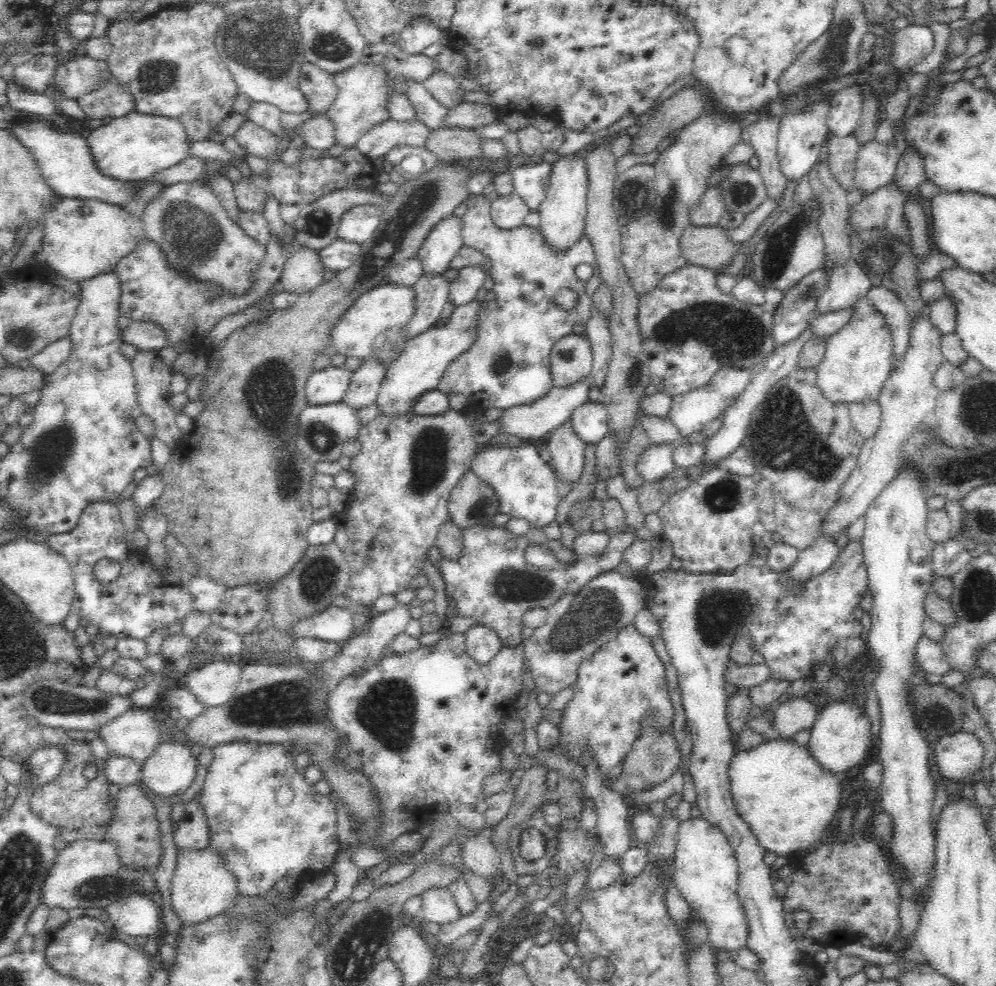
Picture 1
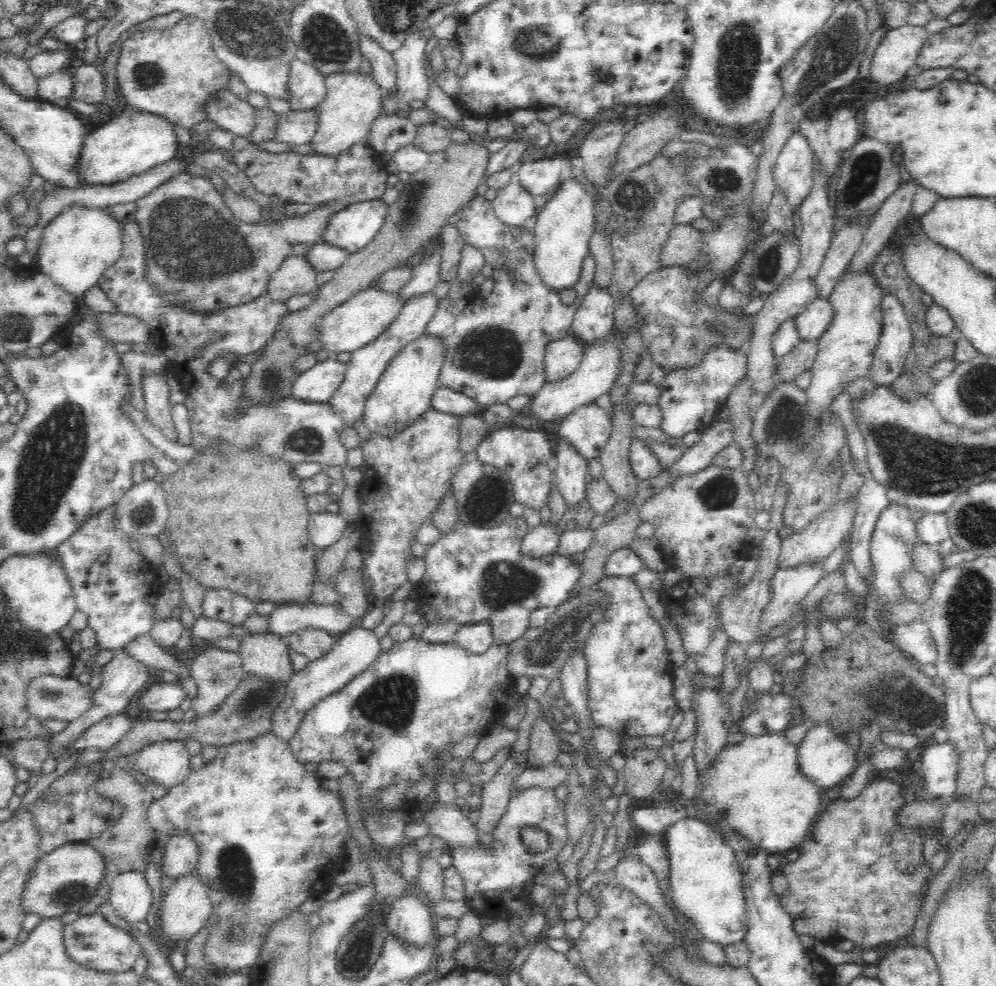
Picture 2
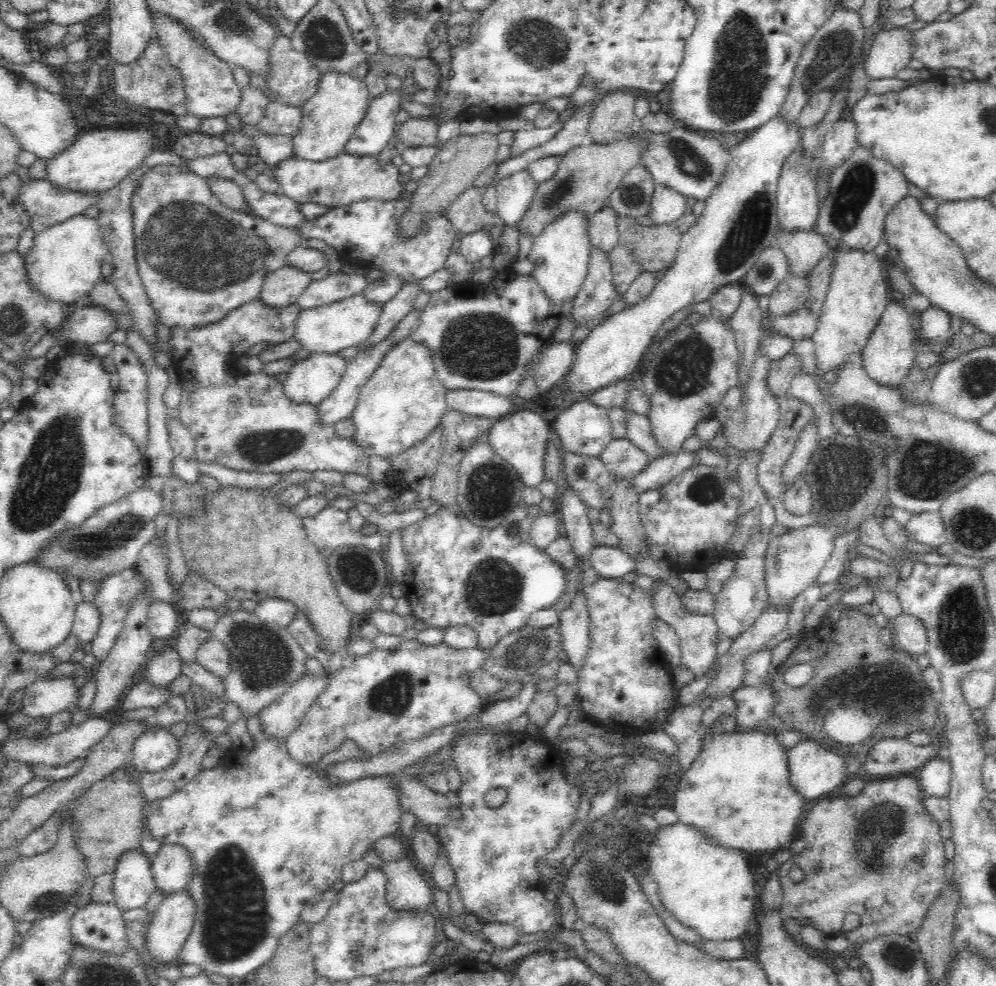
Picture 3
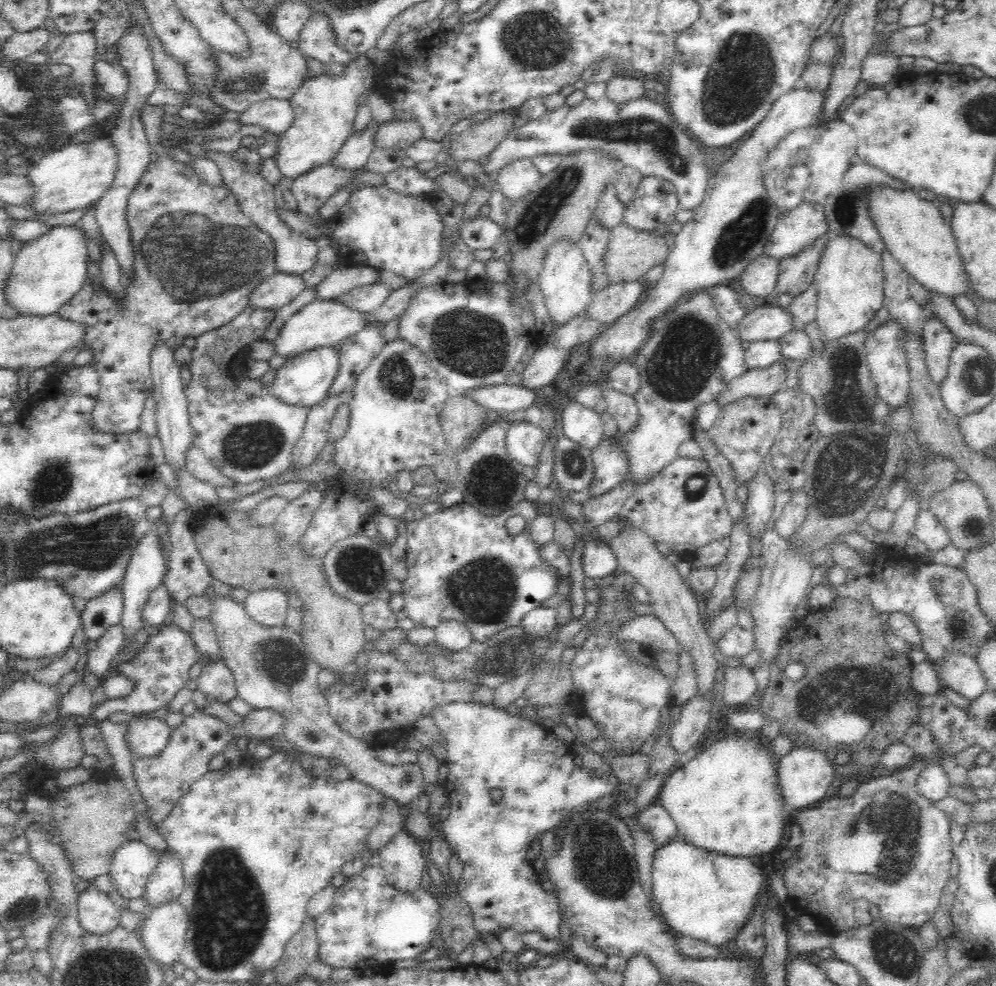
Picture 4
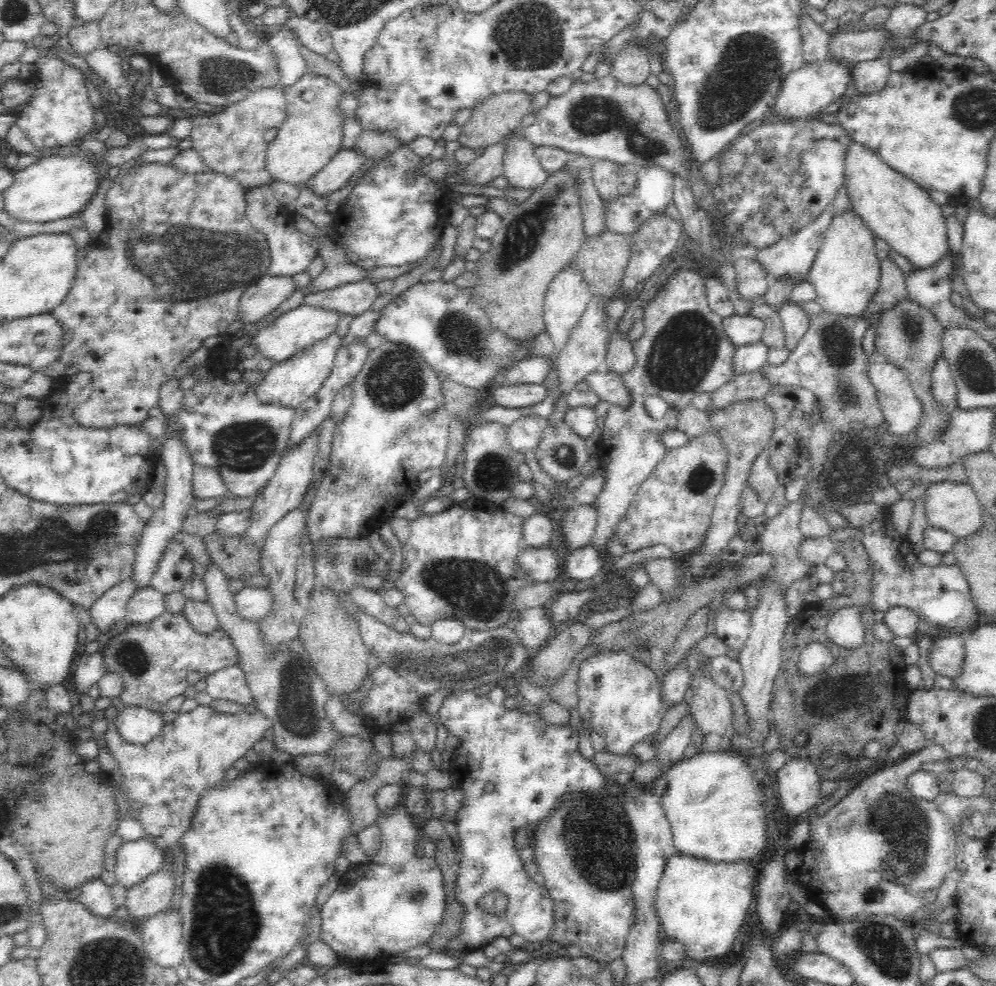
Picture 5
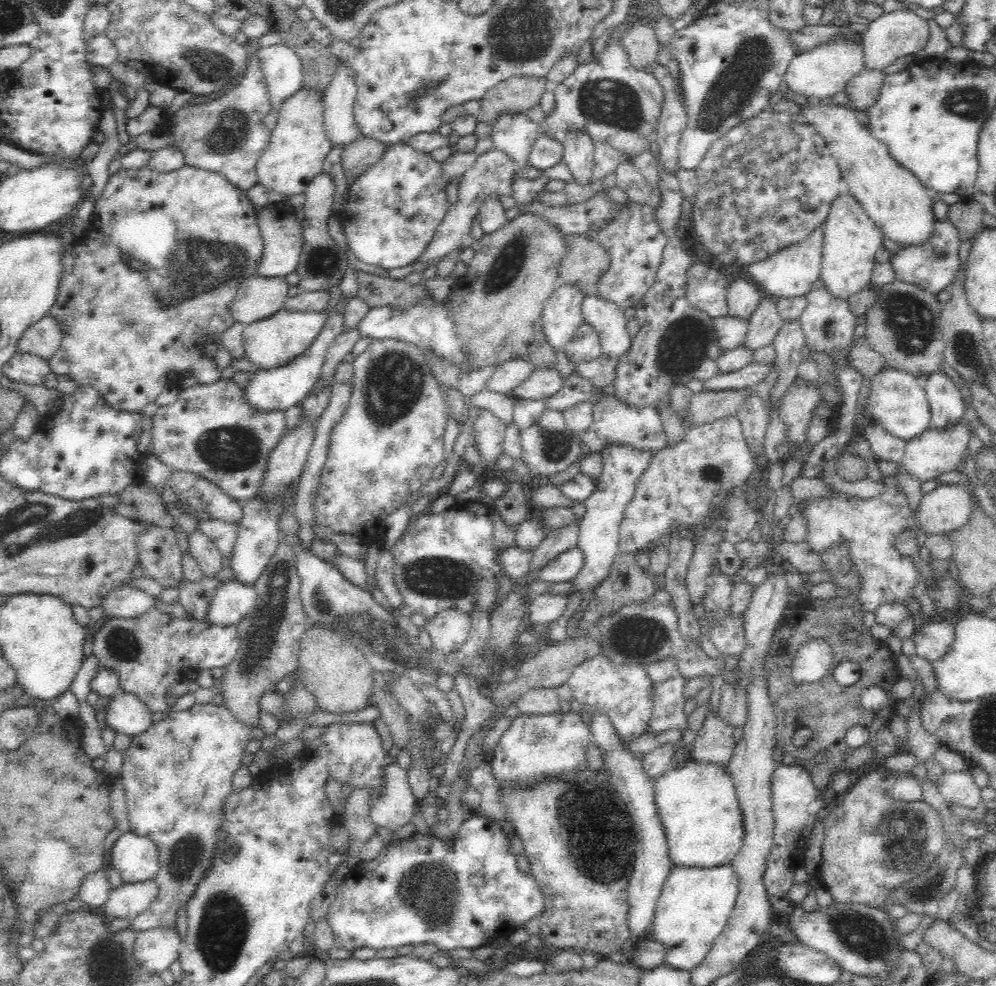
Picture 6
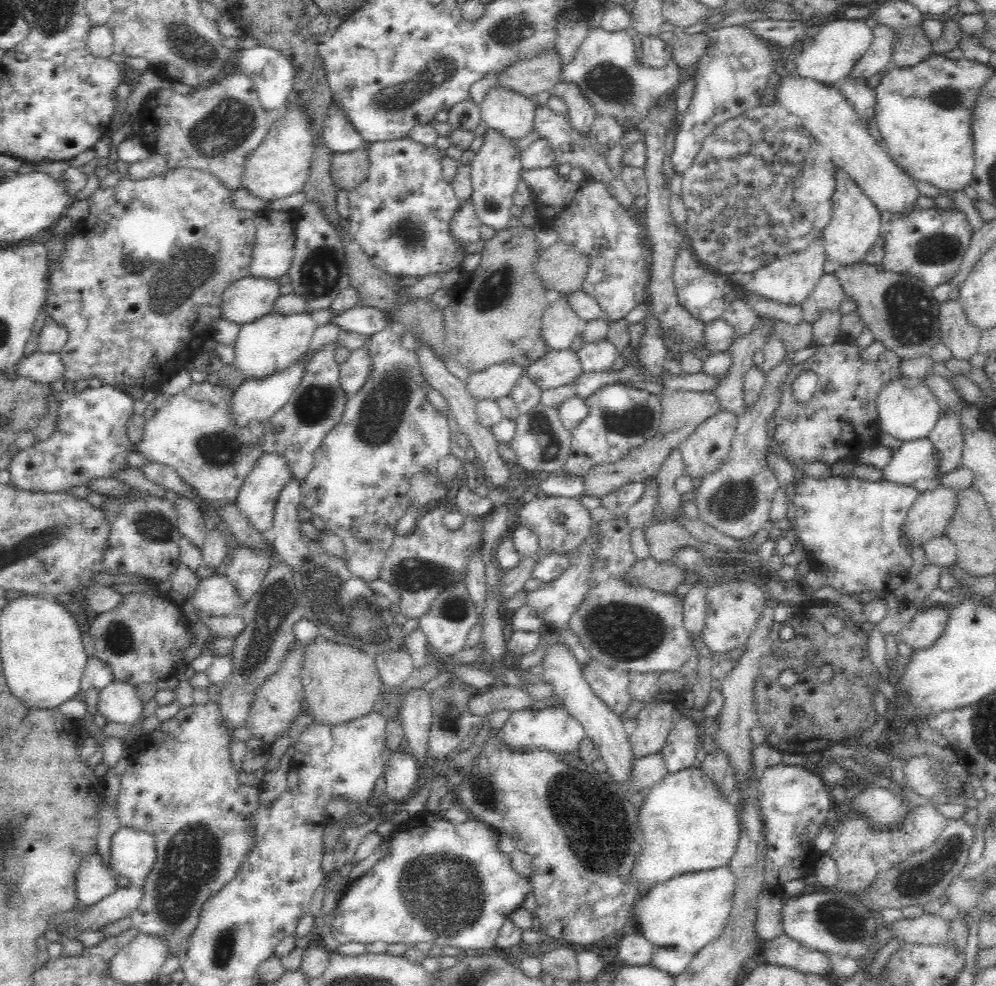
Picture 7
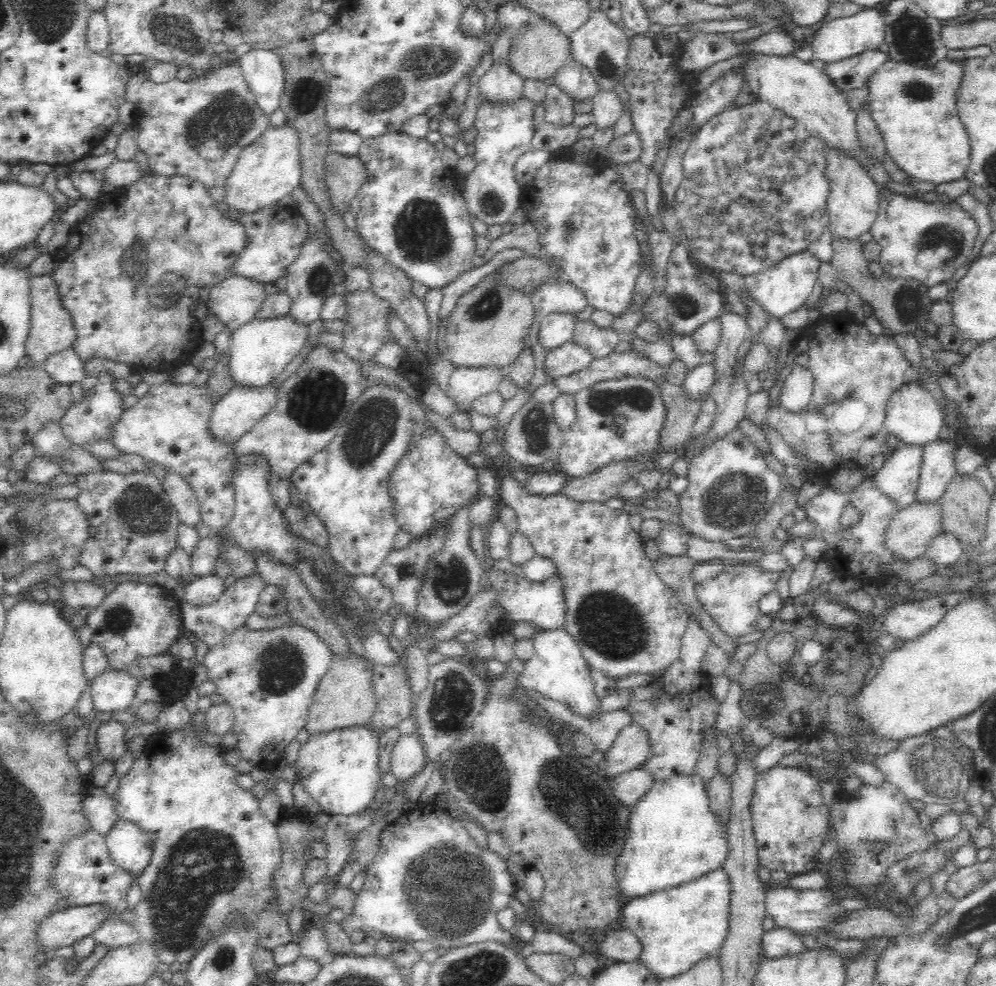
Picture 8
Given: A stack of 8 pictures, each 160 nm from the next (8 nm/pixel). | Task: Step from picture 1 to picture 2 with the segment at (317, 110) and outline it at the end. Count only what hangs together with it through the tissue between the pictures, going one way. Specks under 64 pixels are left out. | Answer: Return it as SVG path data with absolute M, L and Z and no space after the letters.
M298 57L289 60L287 101L292 109L312 110L326 94L325 75Z

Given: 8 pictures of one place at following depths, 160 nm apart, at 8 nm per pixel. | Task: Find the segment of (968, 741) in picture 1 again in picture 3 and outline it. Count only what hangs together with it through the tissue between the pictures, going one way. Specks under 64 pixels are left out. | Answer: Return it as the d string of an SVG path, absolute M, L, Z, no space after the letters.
M936 756L924 763L916 773L925 796L948 797L951 784L951 764L949 759L941 759Z

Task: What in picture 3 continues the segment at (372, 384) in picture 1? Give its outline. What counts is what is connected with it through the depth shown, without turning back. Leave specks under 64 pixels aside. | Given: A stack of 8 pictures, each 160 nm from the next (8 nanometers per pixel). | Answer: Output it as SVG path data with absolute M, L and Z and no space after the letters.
M412 309L412 311L409 312L409 314L398 324L398 327L394 330L394 333L389 340L386 340L383 344L369 349L364 353L358 353L353 360L348 362L348 368L344 372L345 374L340 380L340 383L334 388L334 391L328 396L328 398L315 406L317 408L317 418L319 418L317 422L319 422L321 426L333 426L338 421L351 418L354 407L358 402L360 388L364 386L369 376L372 376L372 373L378 368L380 361L383 359L384 354L386 354L386 350L390 350L396 342L408 338L410 330L412 330L414 324L418 322L418 316L420 316L420 310Z

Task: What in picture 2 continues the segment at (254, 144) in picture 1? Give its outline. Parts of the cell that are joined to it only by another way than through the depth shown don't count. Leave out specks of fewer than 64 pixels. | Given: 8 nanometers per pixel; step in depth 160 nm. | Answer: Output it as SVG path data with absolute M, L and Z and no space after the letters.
M222 87L216 89L202 105L204 117L210 122L216 123L216 127L228 130L234 137L244 136L248 138L250 131L254 129L254 107L250 105L248 99L240 98L234 94L230 88Z

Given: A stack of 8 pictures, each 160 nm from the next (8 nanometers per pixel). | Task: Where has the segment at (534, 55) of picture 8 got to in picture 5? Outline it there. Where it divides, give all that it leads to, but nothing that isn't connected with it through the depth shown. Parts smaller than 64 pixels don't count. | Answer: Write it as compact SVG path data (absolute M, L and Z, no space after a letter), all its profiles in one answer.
M510 89L491 94L472 109L472 116L461 128L457 140L474 150L501 142L511 131L521 127L522 119L532 110L534 96L534 93L528 93L524 89Z

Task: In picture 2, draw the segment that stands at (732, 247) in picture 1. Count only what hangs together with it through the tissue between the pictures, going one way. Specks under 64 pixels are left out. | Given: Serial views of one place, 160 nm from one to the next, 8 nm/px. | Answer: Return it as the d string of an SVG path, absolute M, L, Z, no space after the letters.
M674 224L664 244L659 246L659 266L687 266L693 260L699 260L697 242L700 237L701 231L690 224Z

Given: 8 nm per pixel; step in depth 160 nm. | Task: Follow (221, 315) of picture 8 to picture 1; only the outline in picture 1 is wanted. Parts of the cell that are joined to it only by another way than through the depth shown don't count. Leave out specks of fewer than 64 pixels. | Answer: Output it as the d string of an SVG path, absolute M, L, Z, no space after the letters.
M295 247L283 264L278 284L284 292L310 292L324 281L325 269L319 260L318 251Z

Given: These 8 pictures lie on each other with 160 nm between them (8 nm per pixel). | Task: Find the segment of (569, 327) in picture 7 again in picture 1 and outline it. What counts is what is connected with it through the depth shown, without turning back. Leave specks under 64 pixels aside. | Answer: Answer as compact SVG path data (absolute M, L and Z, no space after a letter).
M562 155L555 162L550 176L550 186L546 198L540 203L537 212L540 215L538 229L543 242L557 254L570 250L578 240L585 236L587 207L587 176L582 157Z

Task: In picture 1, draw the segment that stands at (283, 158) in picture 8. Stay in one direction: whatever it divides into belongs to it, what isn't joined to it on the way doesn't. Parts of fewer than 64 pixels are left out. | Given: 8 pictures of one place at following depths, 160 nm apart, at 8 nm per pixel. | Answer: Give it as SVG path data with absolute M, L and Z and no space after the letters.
M362 62L331 75L337 93L332 104L323 112L332 122L333 146L350 148L356 145L361 136L370 128L388 118L386 97L388 73L384 67Z

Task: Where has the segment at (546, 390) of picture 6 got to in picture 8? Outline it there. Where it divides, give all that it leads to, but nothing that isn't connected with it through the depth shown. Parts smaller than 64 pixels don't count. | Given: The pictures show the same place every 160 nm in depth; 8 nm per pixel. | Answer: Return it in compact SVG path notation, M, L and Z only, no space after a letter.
M570 341L548 352L544 361L545 372L550 378L568 376L589 367L595 357L584 346Z

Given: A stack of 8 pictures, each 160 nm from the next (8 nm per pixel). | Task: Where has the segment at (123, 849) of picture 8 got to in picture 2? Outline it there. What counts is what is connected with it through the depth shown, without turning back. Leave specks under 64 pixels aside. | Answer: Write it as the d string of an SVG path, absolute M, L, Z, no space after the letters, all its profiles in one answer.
M128 870L112 878L110 906L117 916L134 926L148 915L152 897L144 872Z

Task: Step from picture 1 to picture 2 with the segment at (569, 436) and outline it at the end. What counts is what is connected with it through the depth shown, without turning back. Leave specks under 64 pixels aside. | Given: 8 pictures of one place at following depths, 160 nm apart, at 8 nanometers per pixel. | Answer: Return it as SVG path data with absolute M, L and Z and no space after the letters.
M559 440L556 445L559 446L556 470L558 488L564 497L567 508L576 508L585 498L588 460L582 459L582 456L563 440Z

